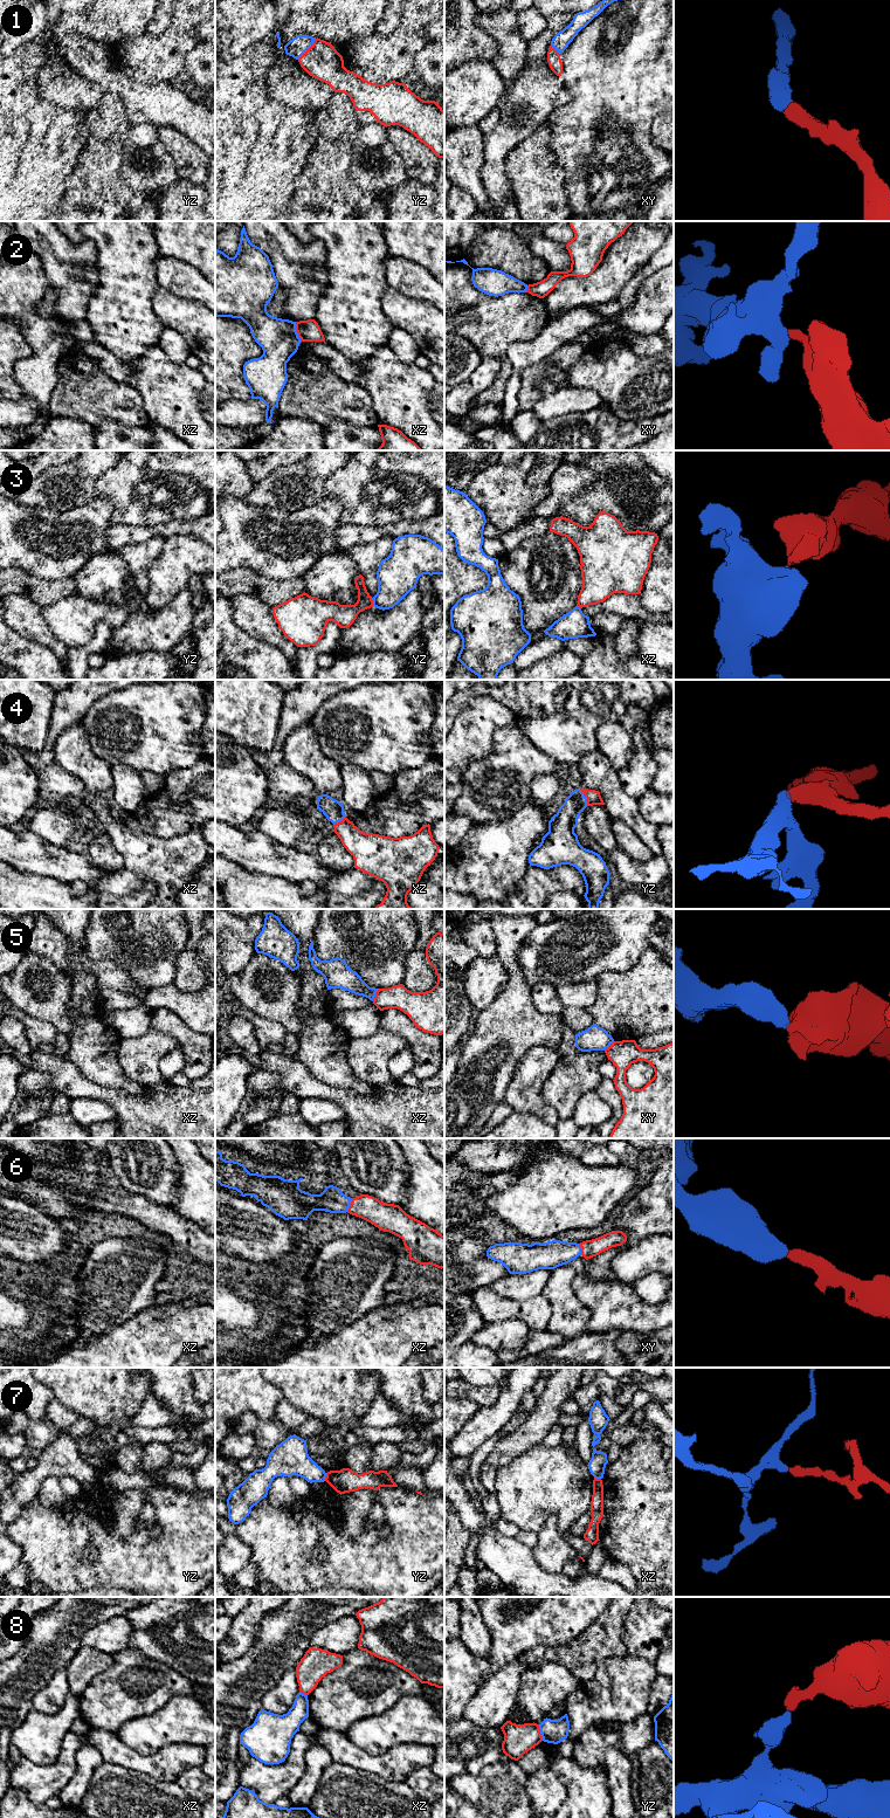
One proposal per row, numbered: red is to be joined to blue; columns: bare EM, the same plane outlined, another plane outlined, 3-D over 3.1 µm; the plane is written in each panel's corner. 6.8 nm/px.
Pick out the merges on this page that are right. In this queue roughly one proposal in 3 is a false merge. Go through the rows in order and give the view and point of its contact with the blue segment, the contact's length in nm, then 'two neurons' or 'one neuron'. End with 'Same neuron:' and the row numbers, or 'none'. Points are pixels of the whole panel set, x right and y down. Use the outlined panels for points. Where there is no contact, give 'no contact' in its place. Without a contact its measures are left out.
1: meets blue in yz at (306, 49); contact 190 nm long; one neuron
2: meets blue in xz at (296, 331); contact 140 nm long; two neurons
3: meets blue in yz at (373, 601); contact 60 nm long; two neurons
4: meets blue in yz at (586, 798); contact 130 nm long; one neuron
5: meets blue in xz at (374, 994); contact 100 nm long; two neurons
6: meets blue in xz at (350, 1204); contact 100 nm long; one neuron
7: meets blue in yz at (325, 1476); contact 60 nm long; two neurons
8: meets blue in yz at (540, 1733); contact 120 nm long; two neurons
Same neuron: 1, 4, 6

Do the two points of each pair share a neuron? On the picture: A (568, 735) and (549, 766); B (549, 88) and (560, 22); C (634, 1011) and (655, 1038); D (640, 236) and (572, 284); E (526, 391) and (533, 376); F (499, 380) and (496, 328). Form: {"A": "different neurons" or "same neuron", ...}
{"A": "different neurons", "B": "same neuron", "C": "different neurons", "D": "same neuron", "E": "same neuron", "F": "same neuron"}

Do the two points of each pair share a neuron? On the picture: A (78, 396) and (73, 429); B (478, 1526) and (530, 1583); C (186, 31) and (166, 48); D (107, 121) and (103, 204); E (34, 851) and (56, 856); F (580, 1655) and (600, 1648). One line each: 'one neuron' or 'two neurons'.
A: two neurons
B: one neuron
C: one neuron
D: one neuron
E: one neuron
F: one neuron

